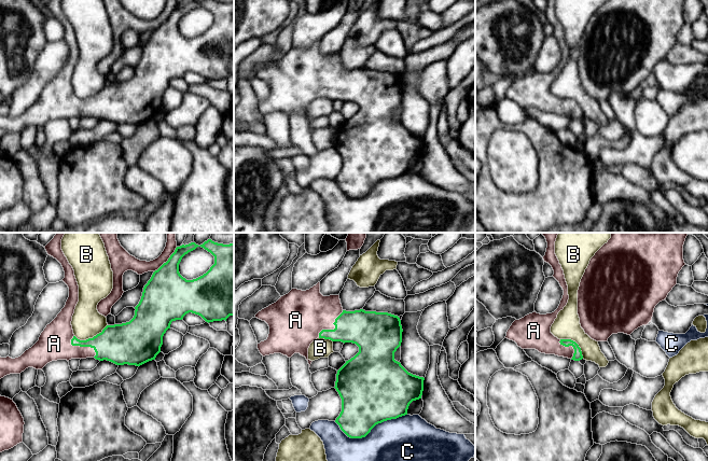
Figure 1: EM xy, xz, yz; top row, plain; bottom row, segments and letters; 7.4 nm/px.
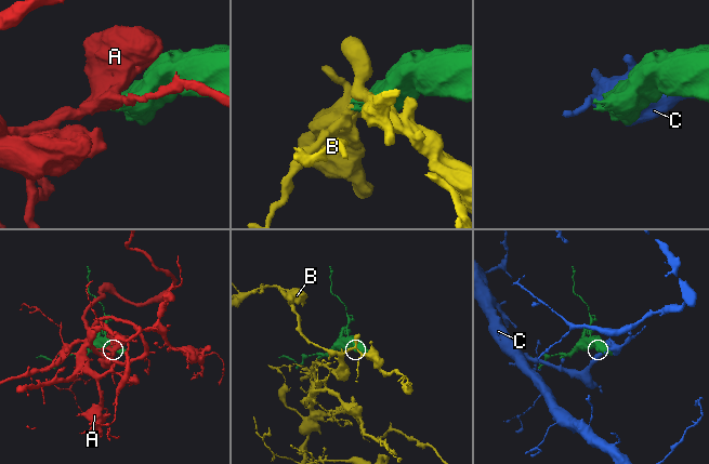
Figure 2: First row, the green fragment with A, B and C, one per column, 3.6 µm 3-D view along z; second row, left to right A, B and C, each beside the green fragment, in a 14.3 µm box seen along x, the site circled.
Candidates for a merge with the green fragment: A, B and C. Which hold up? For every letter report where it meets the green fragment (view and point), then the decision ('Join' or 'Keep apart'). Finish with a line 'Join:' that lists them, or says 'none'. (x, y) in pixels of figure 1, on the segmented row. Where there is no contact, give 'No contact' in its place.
A: Touches green at xy (81, 346). Join
B: Touches green at xy (91, 338). Keep apart
C: Touches green at xz (370, 431). Keep apart
Join: A

